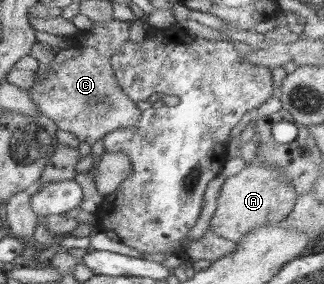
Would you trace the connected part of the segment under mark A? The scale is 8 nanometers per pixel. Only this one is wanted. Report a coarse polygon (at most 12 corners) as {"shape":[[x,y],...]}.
{"shape":[[254,163],[225,180],[209,228],[237,244],[288,218],[291,182]]}

